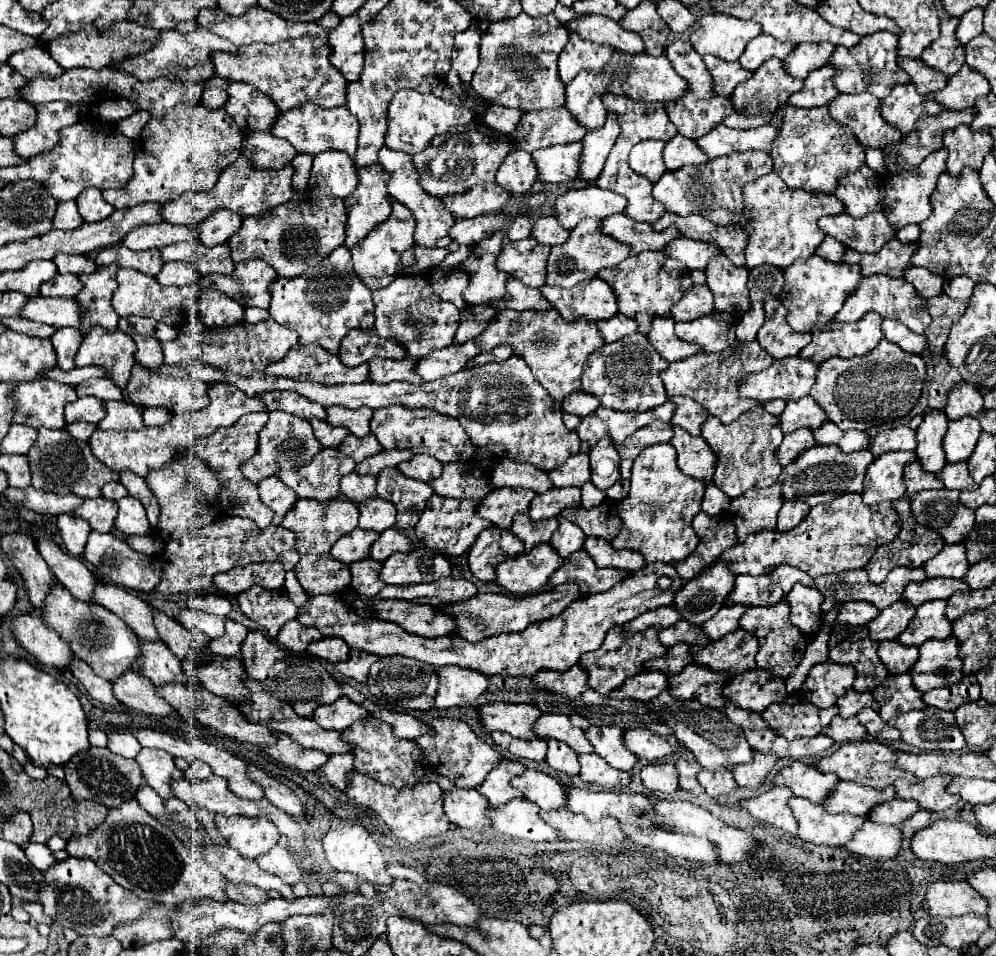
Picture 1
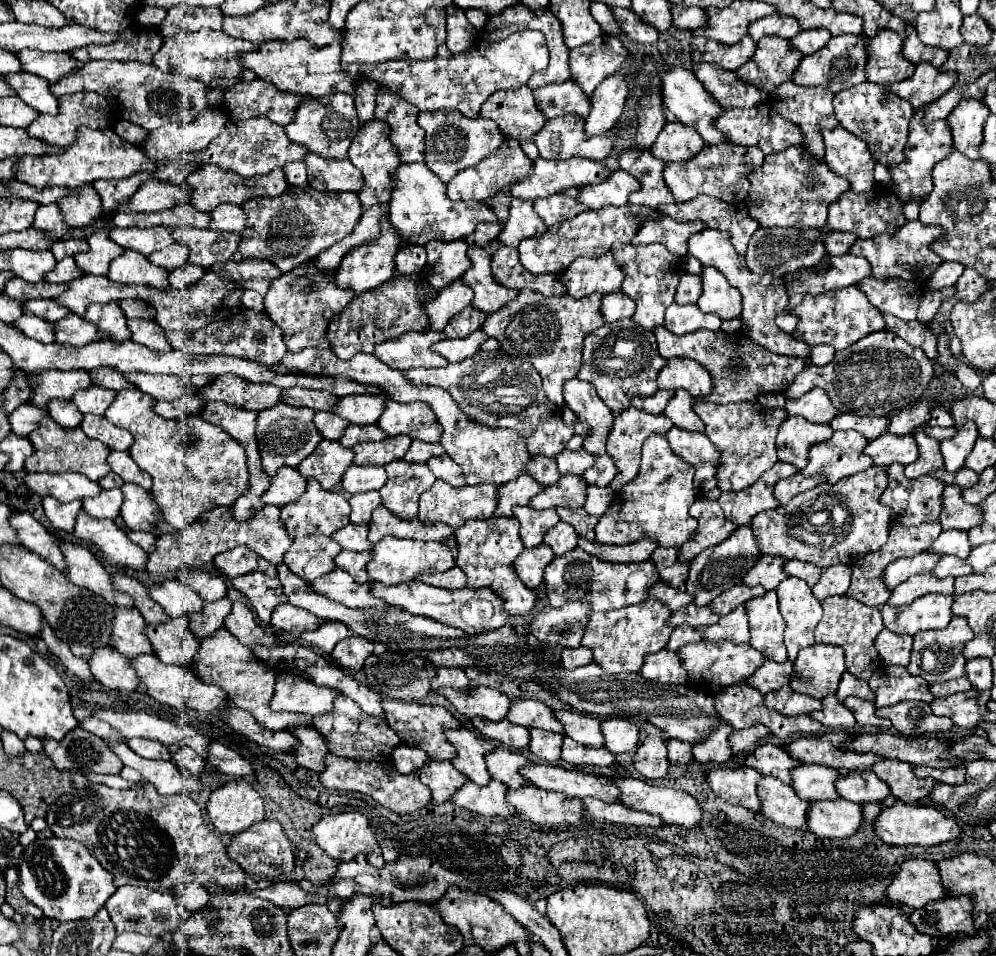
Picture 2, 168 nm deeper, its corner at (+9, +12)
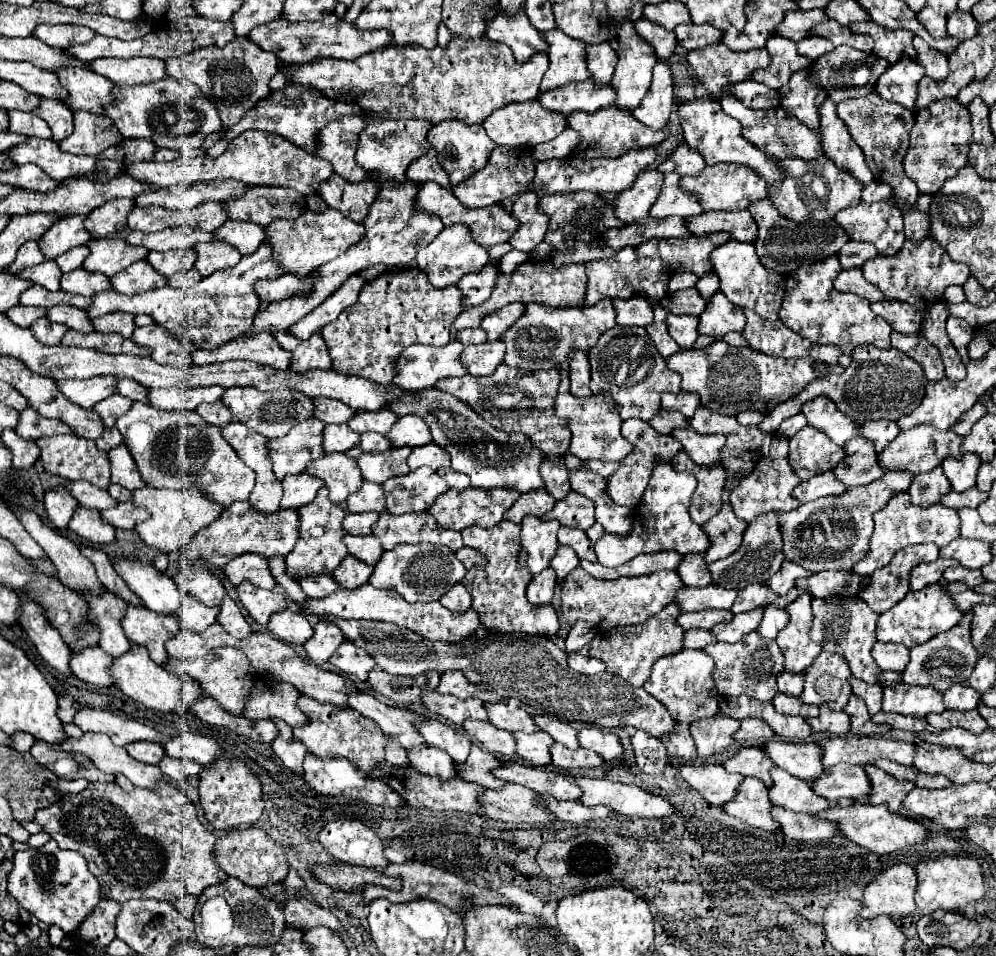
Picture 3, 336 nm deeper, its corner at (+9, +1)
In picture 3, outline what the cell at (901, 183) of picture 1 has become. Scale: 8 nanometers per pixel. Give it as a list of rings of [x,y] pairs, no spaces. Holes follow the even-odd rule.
[[[956,99],[934,101],[932,105],[916,113],[916,123],[910,133],[910,149],[904,157],[904,171],[918,185],[922,195],[934,195],[946,179],[954,177],[958,169],[968,163],[970,135],[972,127],[968,109],[956,103]]]

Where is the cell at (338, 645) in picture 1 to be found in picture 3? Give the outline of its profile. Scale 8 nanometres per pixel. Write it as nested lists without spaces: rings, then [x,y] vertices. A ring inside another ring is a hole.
[[[318,621],[314,625],[314,635],[304,643],[304,649],[312,663],[324,665],[342,643],[344,643],[344,635],[334,623]]]

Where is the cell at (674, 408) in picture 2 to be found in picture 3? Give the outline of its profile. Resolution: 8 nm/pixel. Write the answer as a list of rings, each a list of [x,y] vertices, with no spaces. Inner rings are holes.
[[[678,429],[672,433],[680,443],[682,449],[690,455],[692,461],[698,465],[714,465],[720,457],[720,447],[724,447],[724,435],[700,435],[692,429]]]

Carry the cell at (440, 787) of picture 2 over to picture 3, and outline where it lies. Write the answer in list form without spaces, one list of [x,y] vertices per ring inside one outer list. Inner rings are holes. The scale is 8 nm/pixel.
[[[424,745],[424,747],[412,749],[412,751],[408,751],[408,757],[412,761],[412,767],[420,769],[420,773],[424,773],[428,777],[438,777],[438,779],[444,779],[444,781],[458,777],[454,763],[448,757],[448,753],[444,753],[436,747]],[[420,763],[422,763],[422,767],[420,767]]]

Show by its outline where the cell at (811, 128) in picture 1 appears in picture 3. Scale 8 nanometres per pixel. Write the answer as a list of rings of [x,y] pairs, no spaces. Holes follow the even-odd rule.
[[[808,71],[794,73],[788,85],[778,89],[780,107],[788,109],[800,123],[804,123],[808,129],[818,129],[820,123],[820,105],[828,97],[824,89],[812,85],[808,79]]]

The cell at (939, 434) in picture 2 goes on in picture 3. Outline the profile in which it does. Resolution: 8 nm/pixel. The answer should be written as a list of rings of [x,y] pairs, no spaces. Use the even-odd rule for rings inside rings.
[[[916,425],[914,429],[908,429],[904,433],[900,433],[896,437],[896,441],[892,441],[880,455],[878,455],[878,463],[882,465],[884,471],[896,471],[896,469],[904,469],[912,475],[918,473],[928,473],[932,471],[936,465],[940,465],[944,461],[944,457],[954,457],[960,459],[960,445],[962,445],[962,437],[958,437],[952,429],[948,431],[938,431],[932,425]]]

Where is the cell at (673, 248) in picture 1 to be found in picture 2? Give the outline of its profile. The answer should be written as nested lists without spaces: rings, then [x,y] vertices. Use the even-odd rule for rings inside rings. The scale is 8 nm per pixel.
[[[708,228],[700,234],[694,234],[688,242],[688,254],[696,256],[704,266],[712,266],[712,268],[720,270],[728,278],[728,282],[740,290],[742,306],[744,306],[744,310],[742,310],[742,334],[748,334],[748,338],[752,338],[756,344],[760,344],[776,354],[788,354],[788,356],[796,356],[796,358],[804,358],[804,360],[810,358],[812,348],[804,340],[798,340],[792,334],[782,332],[774,324],[774,318],[780,314],[782,306],[788,304],[788,292],[786,292],[786,284],[782,278],[772,276],[772,274],[760,276],[760,274],[750,272],[744,256],[734,250],[734,246],[730,242],[730,234],[724,230]]]

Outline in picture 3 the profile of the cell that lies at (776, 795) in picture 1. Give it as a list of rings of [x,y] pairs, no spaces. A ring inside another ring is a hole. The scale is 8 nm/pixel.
[[[682,765],[678,769],[684,781],[716,807],[724,807],[732,801],[744,779],[738,773],[728,773],[722,765]]]

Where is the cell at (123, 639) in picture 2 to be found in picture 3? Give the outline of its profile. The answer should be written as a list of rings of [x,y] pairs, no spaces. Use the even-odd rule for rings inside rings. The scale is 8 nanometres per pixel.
[[[104,591],[102,595],[90,595],[90,593],[84,593],[84,595],[86,595],[84,599],[90,605],[88,617],[92,617],[92,621],[102,631],[100,647],[112,657],[122,657],[132,647],[132,643],[122,631],[122,619],[128,605],[120,597],[108,591]]]

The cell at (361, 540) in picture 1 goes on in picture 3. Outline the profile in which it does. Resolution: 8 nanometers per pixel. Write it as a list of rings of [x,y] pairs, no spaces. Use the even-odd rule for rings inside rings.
[[[346,535],[344,537],[344,543],[348,547],[348,553],[354,555],[356,559],[368,563],[368,565],[376,565],[376,561],[380,559],[382,555],[382,547],[380,547],[380,541],[376,541],[374,535],[368,535],[368,537],[354,537],[354,535]]]

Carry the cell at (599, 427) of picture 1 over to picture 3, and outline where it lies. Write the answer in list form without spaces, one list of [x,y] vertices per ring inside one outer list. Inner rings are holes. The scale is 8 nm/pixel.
[[[660,407],[660,413],[656,413],[656,417],[652,417],[650,425],[652,425],[658,433],[670,435],[674,429],[686,427],[688,421],[686,421],[686,417],[684,417],[682,413],[676,413],[676,411],[670,411],[670,409]]]

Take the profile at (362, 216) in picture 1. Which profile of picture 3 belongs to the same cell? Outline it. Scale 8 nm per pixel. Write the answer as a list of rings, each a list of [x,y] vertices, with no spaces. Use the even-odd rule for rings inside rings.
[[[390,119],[384,123],[370,121],[358,137],[356,163],[362,169],[368,169],[368,175],[376,183],[378,189],[384,187],[384,181],[388,181],[388,183],[394,181],[394,183],[402,185],[406,181],[406,169],[412,163],[412,159],[420,157],[424,153],[424,149],[430,149],[430,143],[426,139],[428,129],[430,129],[430,123],[416,121],[416,119],[408,119],[408,121]]]

